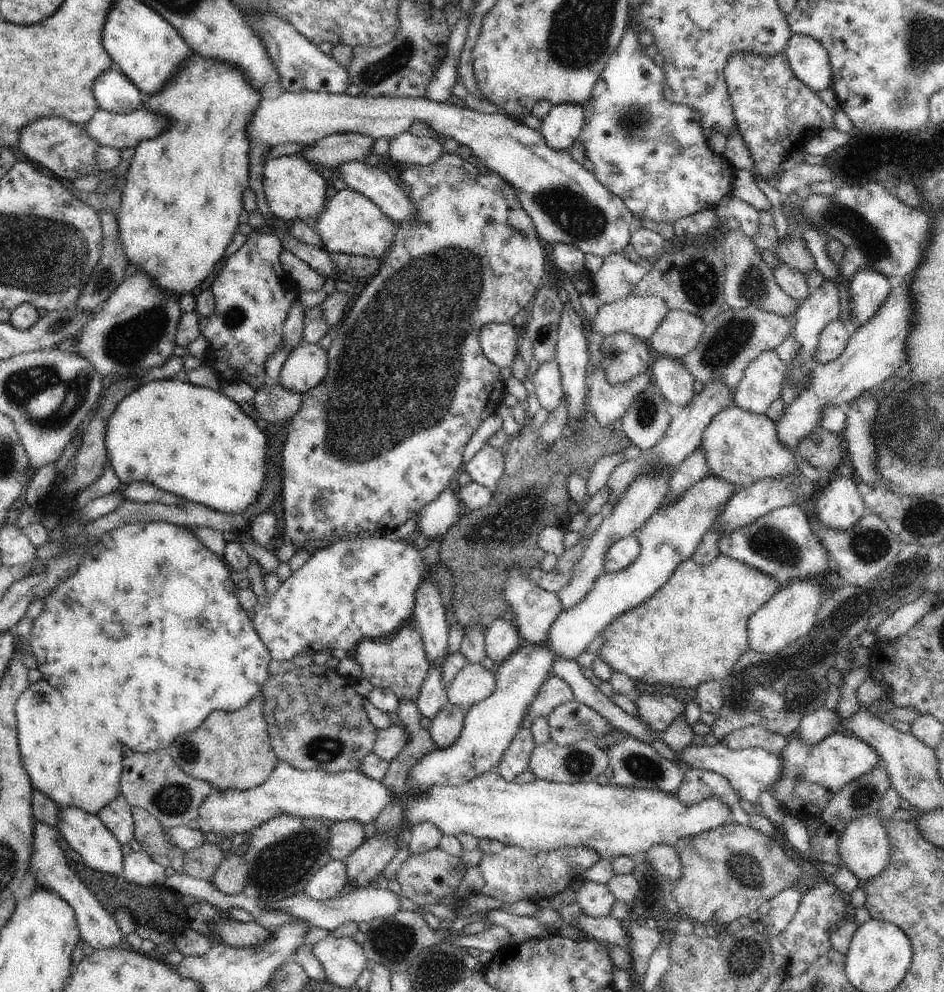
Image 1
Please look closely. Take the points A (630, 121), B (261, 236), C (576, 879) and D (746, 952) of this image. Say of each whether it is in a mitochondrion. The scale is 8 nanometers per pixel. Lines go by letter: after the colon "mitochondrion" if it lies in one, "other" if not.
A: mitochondrion
B: other
C: other
D: mitochondrion

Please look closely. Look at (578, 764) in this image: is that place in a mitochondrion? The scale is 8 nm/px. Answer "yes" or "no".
yes

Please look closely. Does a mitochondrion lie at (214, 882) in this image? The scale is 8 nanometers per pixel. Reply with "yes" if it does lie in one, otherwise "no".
no

